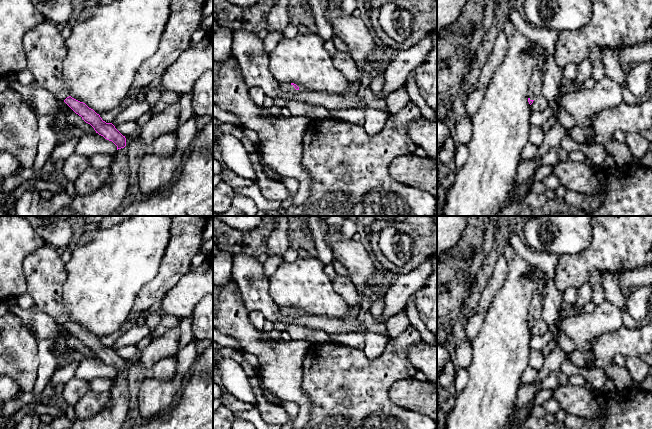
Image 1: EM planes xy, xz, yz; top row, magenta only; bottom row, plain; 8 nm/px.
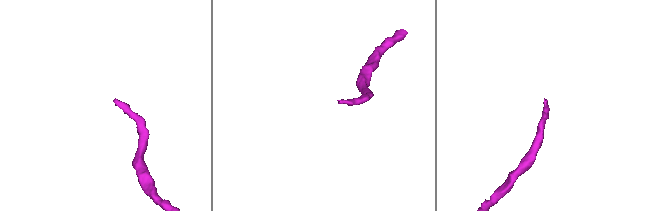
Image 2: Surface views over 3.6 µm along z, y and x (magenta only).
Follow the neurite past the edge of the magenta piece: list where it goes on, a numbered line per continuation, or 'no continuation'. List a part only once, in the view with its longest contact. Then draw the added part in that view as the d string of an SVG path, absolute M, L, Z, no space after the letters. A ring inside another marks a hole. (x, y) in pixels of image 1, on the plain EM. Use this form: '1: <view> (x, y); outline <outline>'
1: xz (287, 311); outline M280 307L280 312L283 314L283 315L286 315L286 316L293 316L293 315L297 315L293 309L291 309L290 307Z

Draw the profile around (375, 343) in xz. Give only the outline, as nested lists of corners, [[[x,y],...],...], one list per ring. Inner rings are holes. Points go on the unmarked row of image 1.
[[[368,331],[365,333],[365,345],[362,351],[368,359],[373,360],[381,355],[389,340],[389,335]]]

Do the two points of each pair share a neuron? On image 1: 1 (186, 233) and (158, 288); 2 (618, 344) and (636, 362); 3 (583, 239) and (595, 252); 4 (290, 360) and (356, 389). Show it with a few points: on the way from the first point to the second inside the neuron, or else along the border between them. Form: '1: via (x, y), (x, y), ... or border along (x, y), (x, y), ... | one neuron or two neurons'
1: via (182, 247), (169, 274) | one neuron
2: border along (626, 356), (639, 357) | two neurons
3: border along (592, 226), (590, 244), (576, 254), (567, 254) | two neurons
4: border along (311, 344), (302, 366), (301, 387), (303, 389) | two neurons

